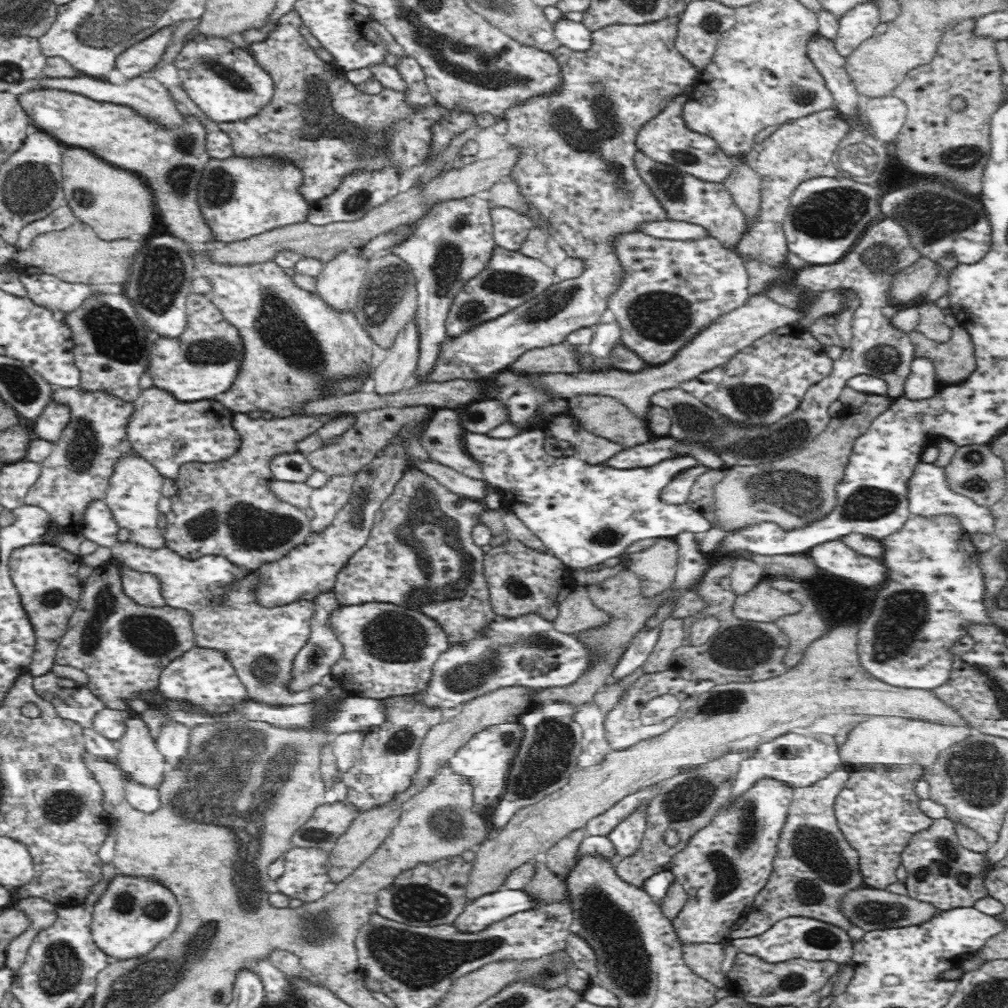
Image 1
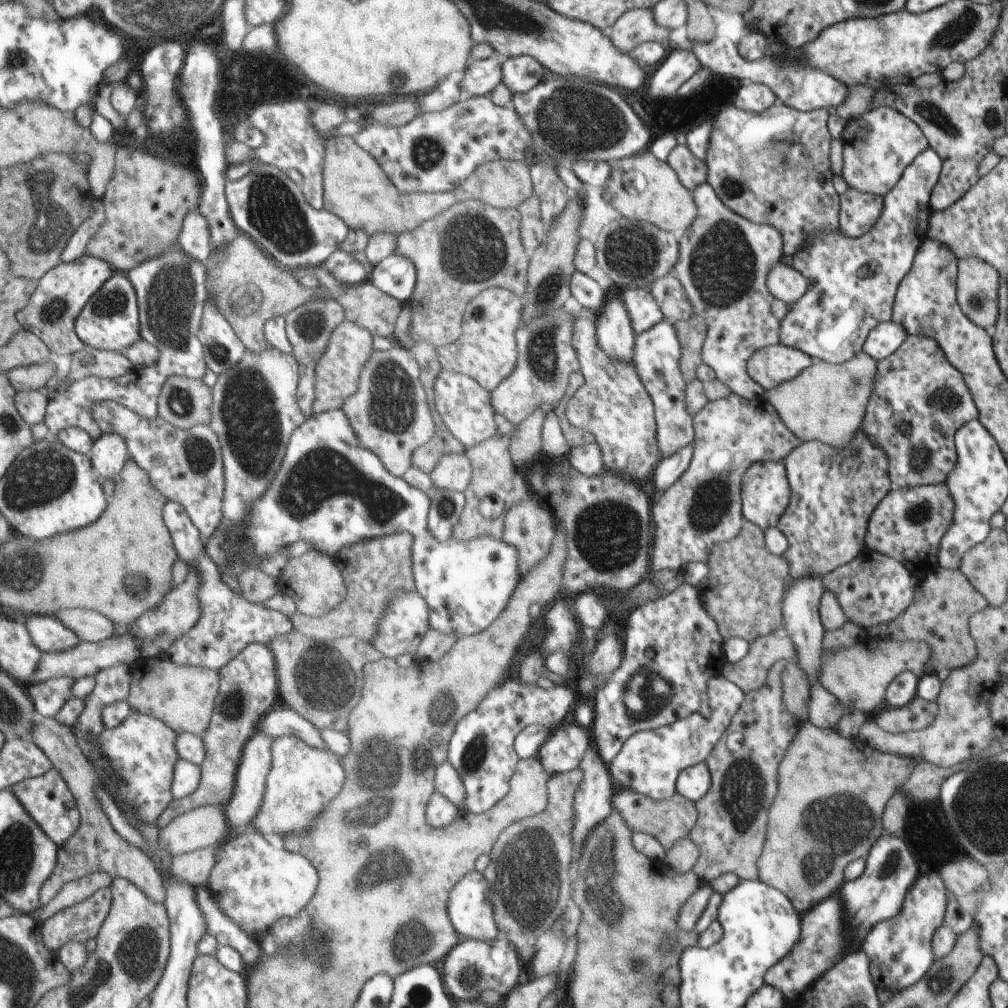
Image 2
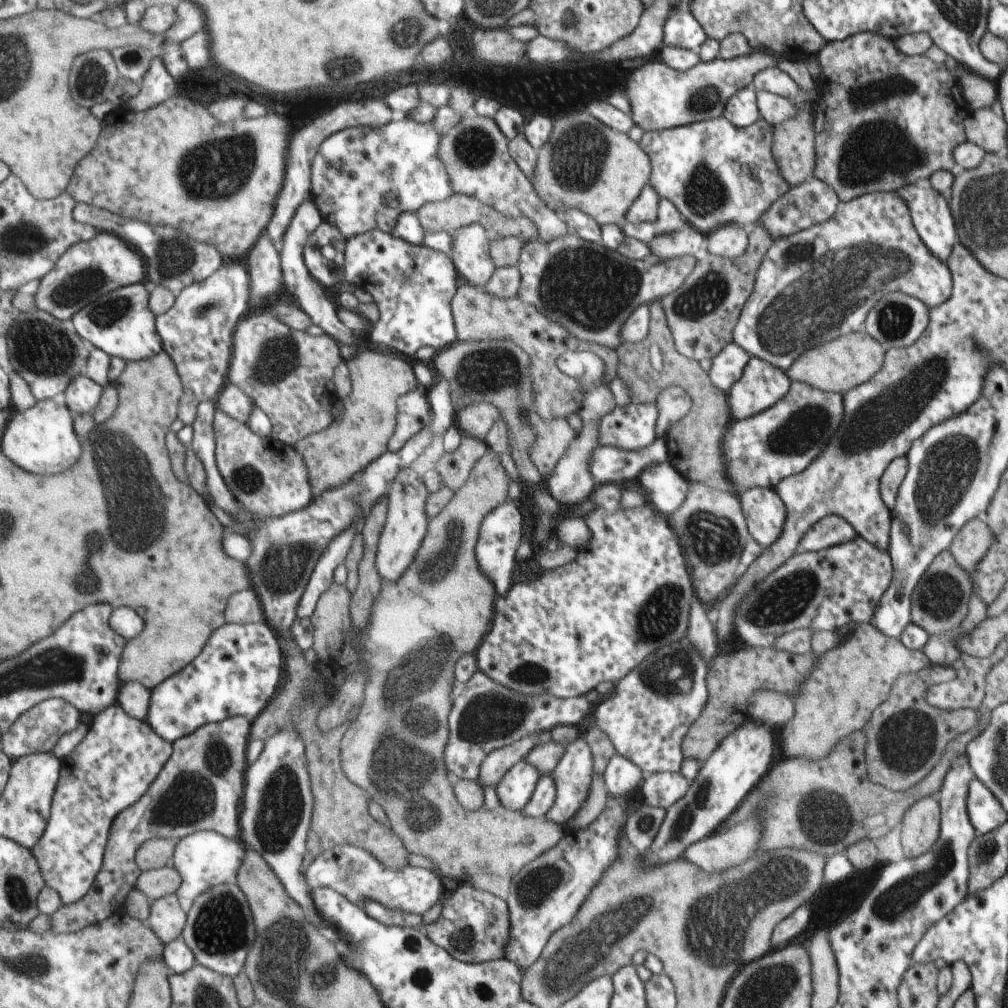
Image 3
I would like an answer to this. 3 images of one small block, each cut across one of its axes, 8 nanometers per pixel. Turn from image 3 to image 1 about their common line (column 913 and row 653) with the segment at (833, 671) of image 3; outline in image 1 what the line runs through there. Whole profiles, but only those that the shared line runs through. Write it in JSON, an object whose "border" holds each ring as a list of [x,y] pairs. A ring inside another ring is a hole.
{"border":[[[666,618],[662,624],[662,632],[658,632],[656,648],[644,664],[644,672],[652,674],[652,672],[670,670],[670,660],[674,660],[674,650],[684,642],[686,644],[690,642],[686,636],[686,624],[682,624],[682,620]]]}

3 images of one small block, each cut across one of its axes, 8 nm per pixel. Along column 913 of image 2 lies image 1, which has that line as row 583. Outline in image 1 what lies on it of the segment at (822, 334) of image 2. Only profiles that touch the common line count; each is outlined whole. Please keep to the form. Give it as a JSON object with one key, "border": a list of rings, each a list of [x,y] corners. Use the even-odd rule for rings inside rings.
{"border":[[[92,500],[86,506],[80,528],[86,540],[100,548],[108,548],[128,568],[154,574],[160,580],[166,606],[174,606],[192,614],[196,646],[228,656],[240,682],[246,686],[250,702],[268,706],[304,706],[330,694],[330,690],[322,684],[314,684],[308,690],[298,692],[290,690],[290,684],[294,682],[294,658],[308,644],[312,632],[312,602],[298,600],[286,606],[260,606],[254,596],[254,592],[260,588],[258,570],[240,568],[224,556],[202,556],[200,560],[188,560],[170,548],[152,552],[120,544],[118,526],[106,500]]]}

